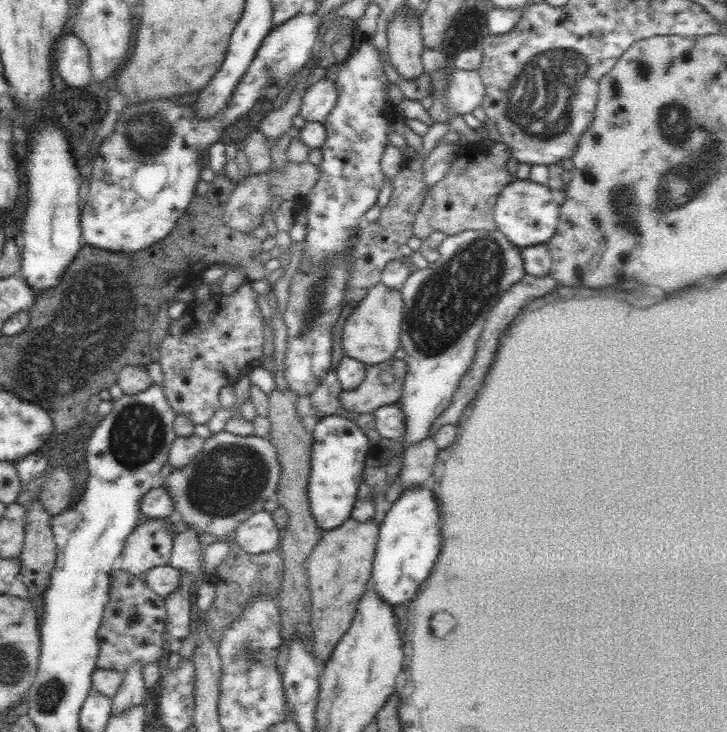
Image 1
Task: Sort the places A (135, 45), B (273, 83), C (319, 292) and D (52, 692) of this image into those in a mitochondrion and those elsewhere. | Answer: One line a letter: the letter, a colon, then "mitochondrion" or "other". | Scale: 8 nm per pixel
A: other
B: other
C: mitochondrion
D: mitochondrion

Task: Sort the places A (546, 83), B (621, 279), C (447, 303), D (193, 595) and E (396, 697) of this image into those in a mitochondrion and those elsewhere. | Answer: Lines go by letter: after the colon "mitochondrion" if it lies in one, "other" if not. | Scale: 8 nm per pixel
A: mitochondrion
B: other
C: mitochondrion
D: other
E: other

